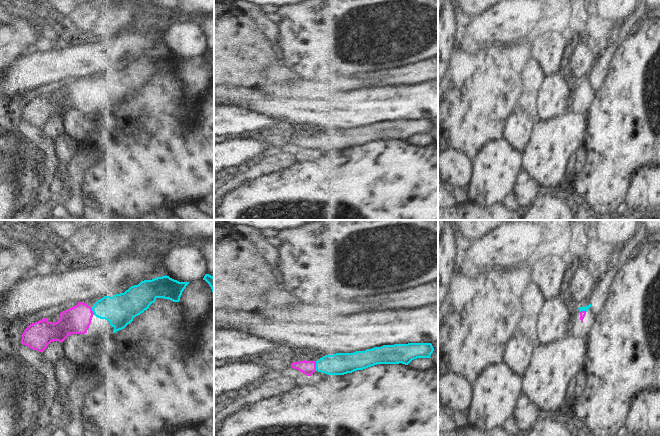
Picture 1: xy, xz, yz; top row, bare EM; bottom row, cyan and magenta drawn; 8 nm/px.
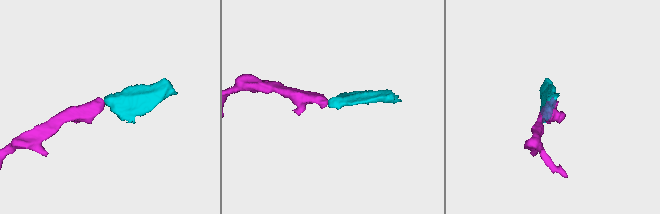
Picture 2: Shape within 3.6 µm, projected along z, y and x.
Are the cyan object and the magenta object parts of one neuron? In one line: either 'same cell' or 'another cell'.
same cell

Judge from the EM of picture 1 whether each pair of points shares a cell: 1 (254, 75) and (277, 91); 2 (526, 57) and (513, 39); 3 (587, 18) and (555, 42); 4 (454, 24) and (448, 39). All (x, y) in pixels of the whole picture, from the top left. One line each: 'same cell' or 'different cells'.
1: different cells
2: different cells
3: different cells
4: same cell

